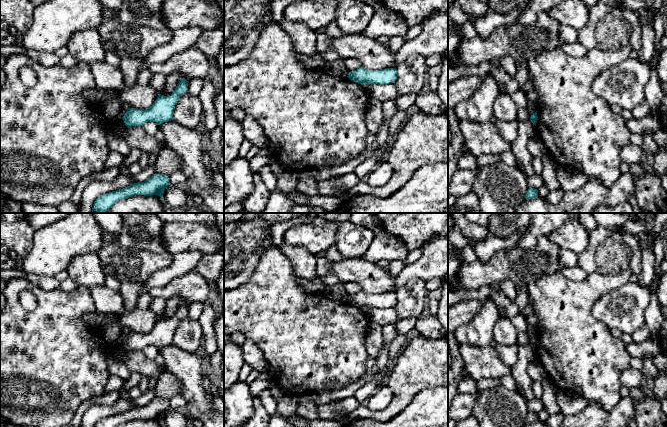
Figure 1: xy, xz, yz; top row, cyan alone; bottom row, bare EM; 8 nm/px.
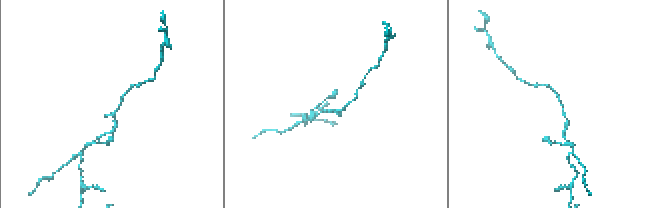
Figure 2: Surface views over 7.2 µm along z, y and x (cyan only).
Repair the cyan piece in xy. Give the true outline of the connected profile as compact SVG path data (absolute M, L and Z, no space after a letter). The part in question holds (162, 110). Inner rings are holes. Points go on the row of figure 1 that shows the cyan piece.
M186 79L180 80L171 95L164 96L159 94L153 105L148 109L128 108L122 117L125 125L128 128L142 126L146 122L156 122L160 125L173 120L175 105L180 97L188 92L188 83Z

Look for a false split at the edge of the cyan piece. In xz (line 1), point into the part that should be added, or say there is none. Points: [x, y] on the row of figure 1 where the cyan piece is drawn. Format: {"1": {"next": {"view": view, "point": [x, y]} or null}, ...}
{"1": {"next": null}}

